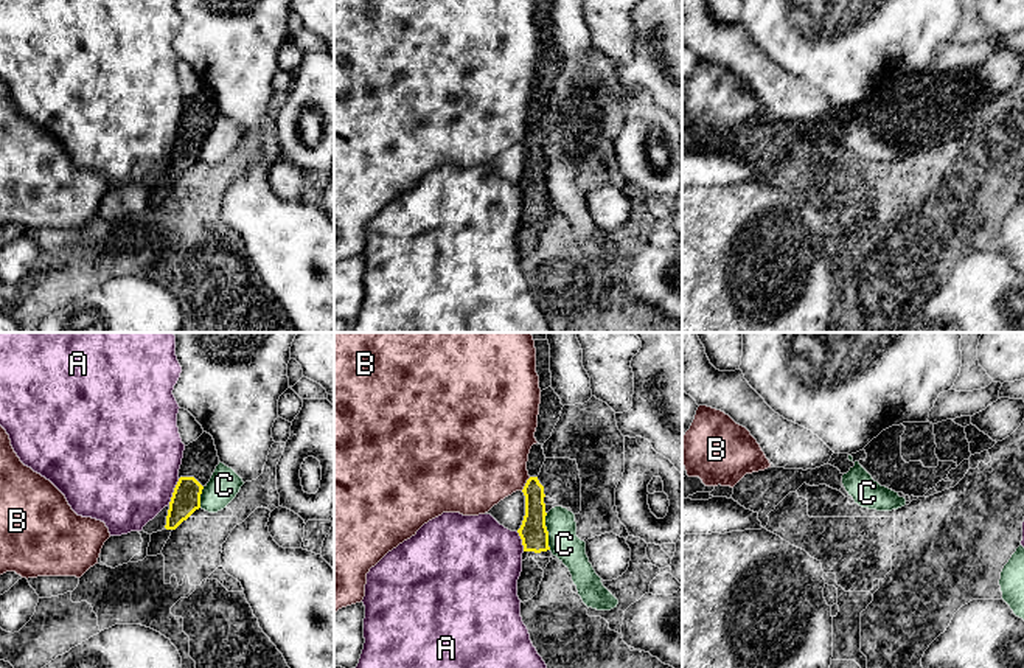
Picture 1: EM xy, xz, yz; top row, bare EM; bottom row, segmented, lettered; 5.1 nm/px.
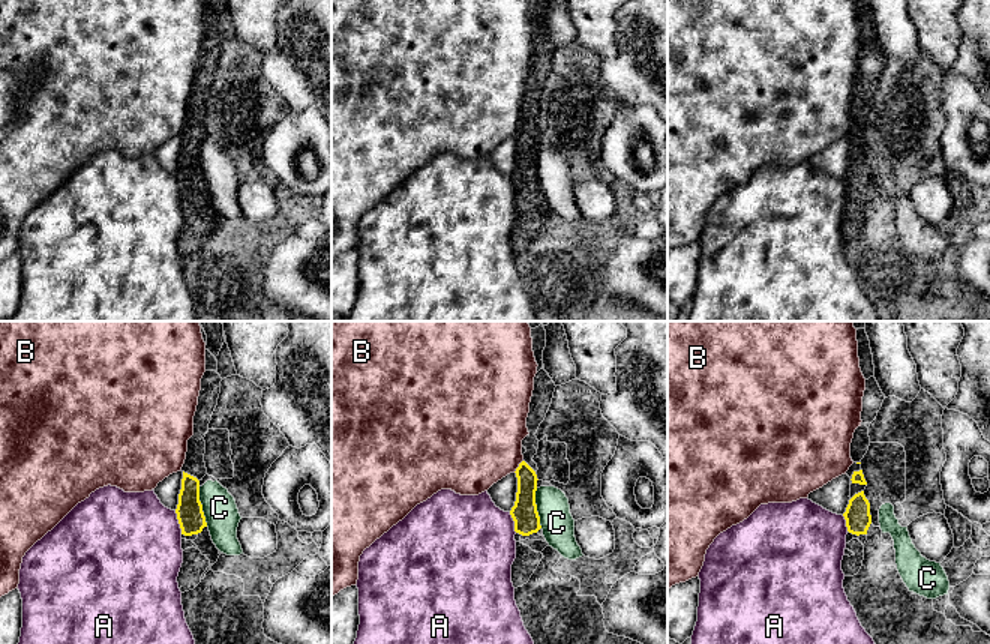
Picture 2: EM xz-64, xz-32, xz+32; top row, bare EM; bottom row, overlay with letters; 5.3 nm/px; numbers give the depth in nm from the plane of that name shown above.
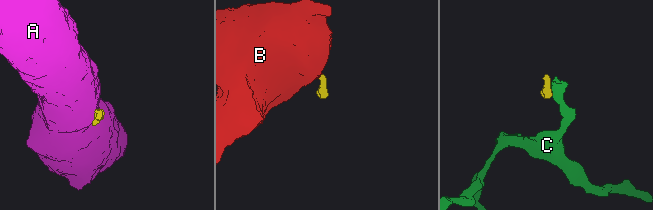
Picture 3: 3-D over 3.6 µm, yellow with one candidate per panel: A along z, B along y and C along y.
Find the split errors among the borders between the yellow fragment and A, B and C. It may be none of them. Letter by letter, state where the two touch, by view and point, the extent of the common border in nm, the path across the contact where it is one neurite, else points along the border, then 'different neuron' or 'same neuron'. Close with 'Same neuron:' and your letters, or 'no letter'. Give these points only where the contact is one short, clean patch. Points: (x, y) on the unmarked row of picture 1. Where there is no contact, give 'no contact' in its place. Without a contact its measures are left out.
A: meets yellow in xy at (174, 143); contact 150 nm long; border along xy (179, 131), (168, 156); different neuron
B: meets yellow in xz at (525, 135); contact 90 nm long; border along xz (530, 129), (521, 142); different neuron
C: meets yellow in xz at (547, 184); contact 190 nm long; border along xz (546, 165), (547, 198), (550, 201); different neuron
Same neuron: no letter

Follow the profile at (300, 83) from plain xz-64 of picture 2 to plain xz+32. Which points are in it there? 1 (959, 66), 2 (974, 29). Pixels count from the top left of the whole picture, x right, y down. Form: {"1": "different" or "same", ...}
{"1": "same", "2": "same"}

